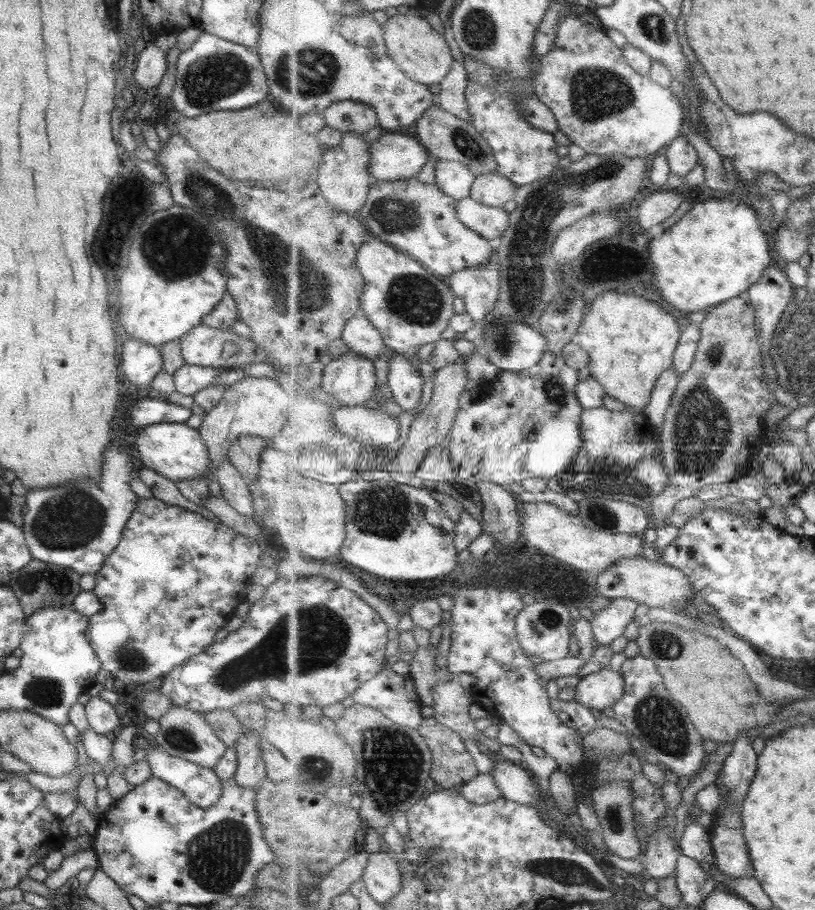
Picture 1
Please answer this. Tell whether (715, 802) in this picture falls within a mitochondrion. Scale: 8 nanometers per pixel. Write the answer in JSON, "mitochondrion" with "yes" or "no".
{"mitochondrion":"no"}

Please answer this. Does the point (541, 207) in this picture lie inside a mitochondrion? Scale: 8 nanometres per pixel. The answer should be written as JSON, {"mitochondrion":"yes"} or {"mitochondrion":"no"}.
{"mitochondrion":"yes"}

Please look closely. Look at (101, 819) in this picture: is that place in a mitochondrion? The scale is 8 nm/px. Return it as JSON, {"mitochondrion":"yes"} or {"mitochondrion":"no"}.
{"mitochondrion":"no"}

